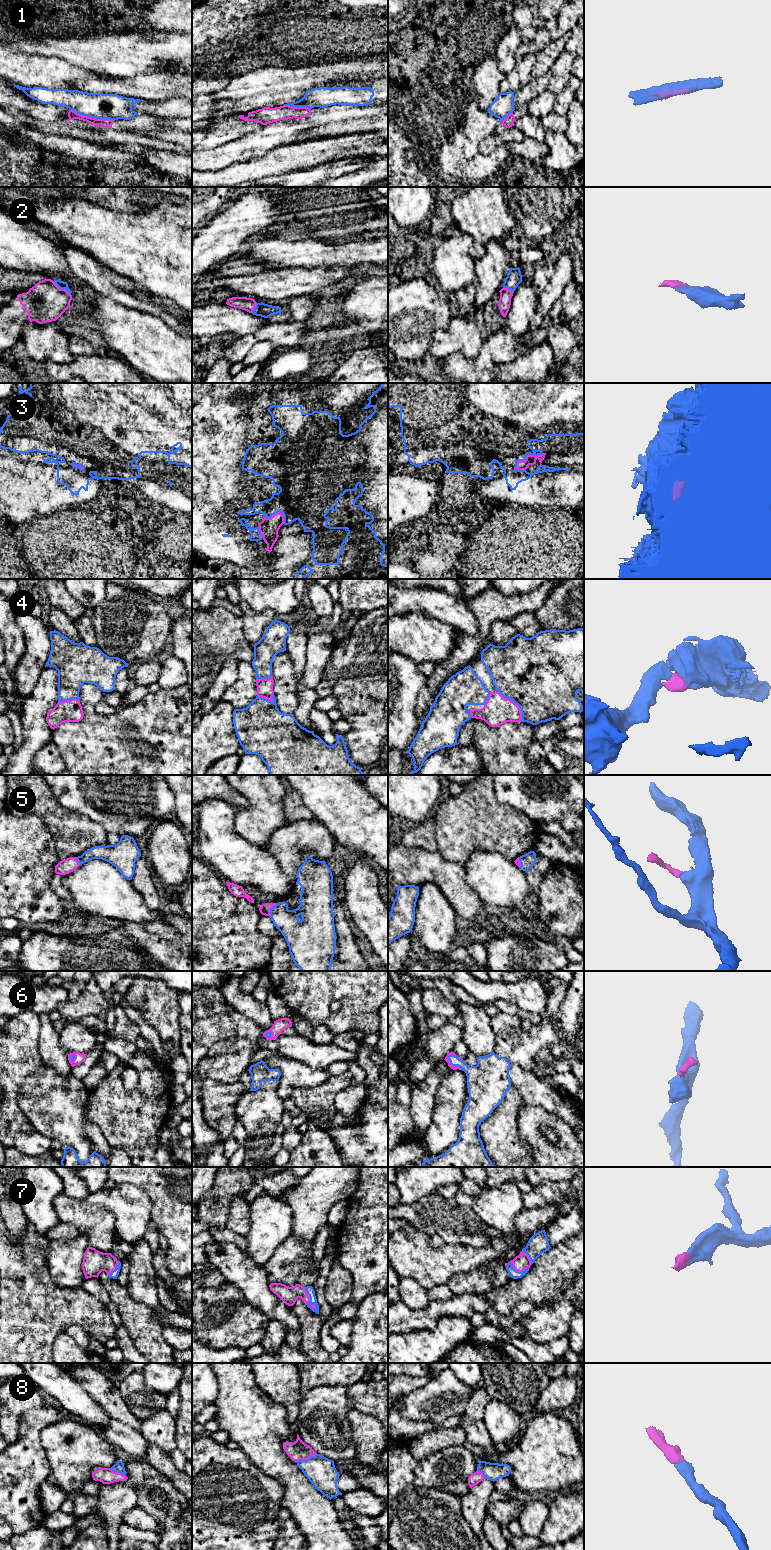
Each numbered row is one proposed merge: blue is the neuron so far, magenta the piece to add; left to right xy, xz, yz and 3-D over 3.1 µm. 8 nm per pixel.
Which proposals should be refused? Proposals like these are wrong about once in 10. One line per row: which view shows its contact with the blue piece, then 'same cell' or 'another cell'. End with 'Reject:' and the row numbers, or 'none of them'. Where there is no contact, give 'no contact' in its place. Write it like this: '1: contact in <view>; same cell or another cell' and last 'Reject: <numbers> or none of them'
1: contact in xy; same cell
2: contact in xy; same cell
3: contact in yz; another cell
4: contact in yz; same cell
5: contact in xz; same cell
6: contact in yz; same cell
7: contact in yz; same cell
8: contact in xz; same cell
Reject: 3

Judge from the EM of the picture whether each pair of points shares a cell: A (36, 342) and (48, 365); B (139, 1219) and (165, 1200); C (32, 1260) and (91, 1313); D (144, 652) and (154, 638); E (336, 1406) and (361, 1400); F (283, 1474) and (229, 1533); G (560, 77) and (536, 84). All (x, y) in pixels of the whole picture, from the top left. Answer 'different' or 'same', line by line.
A: different
B: different
C: same
D: same
E: different
F: different
G: different

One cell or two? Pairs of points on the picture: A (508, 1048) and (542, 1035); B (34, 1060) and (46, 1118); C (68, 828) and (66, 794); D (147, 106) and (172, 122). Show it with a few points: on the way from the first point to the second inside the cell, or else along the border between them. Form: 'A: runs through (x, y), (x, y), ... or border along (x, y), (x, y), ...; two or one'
A: runs through (515, 1041), (533, 1041); one
B: border along (43, 1064), (40, 1069), (30, 1074), (19, 1088); two
C: border along (51, 791), (65, 808), (89, 817); two
D: border along (156, 115), (181, 117); two

